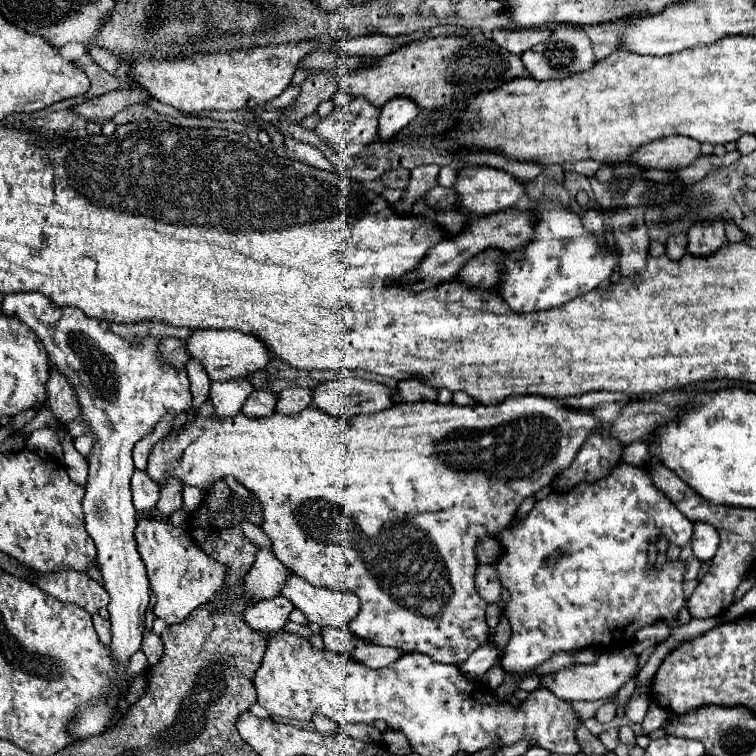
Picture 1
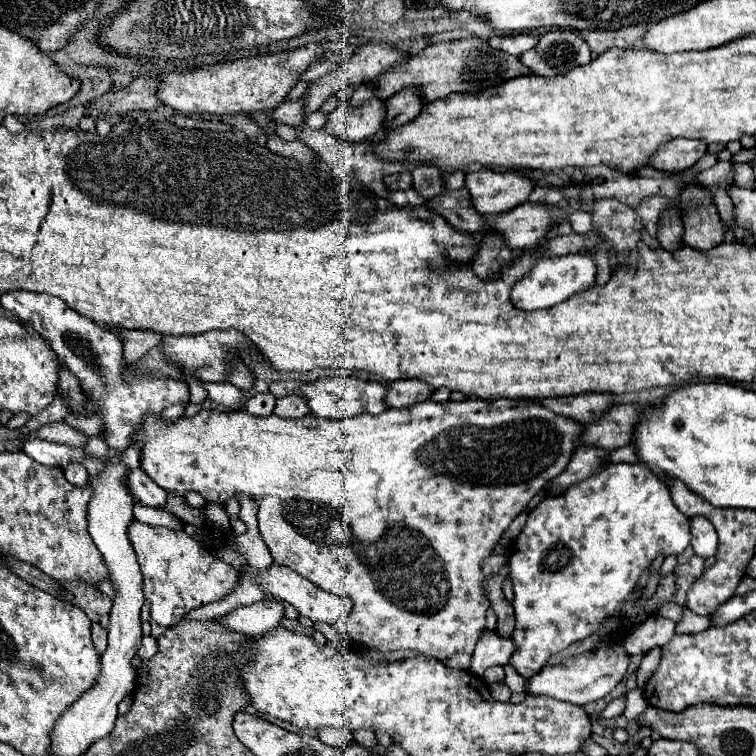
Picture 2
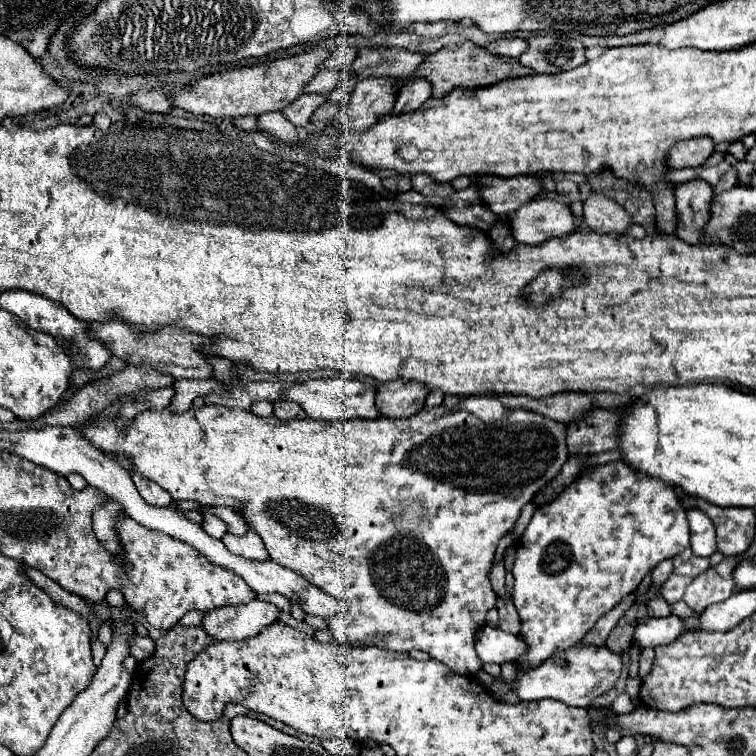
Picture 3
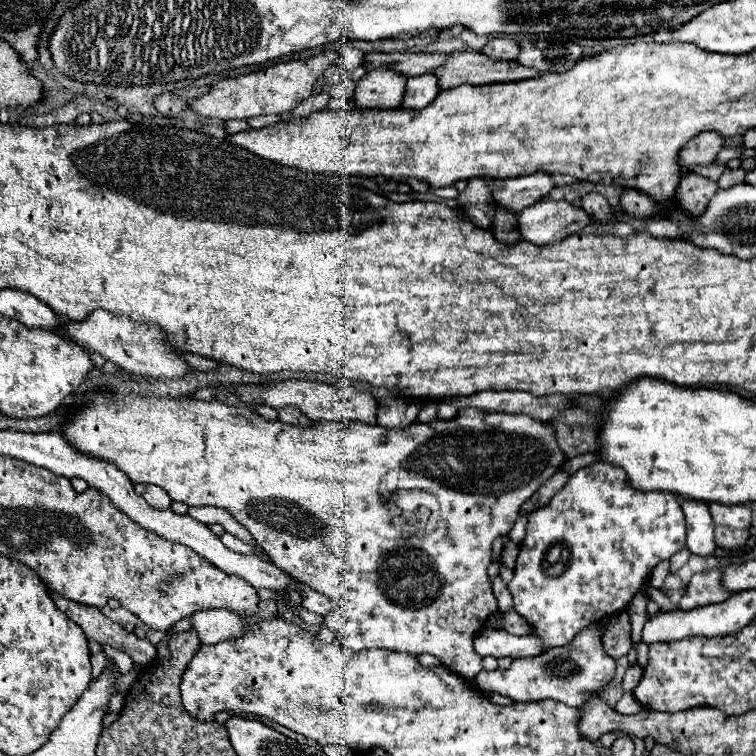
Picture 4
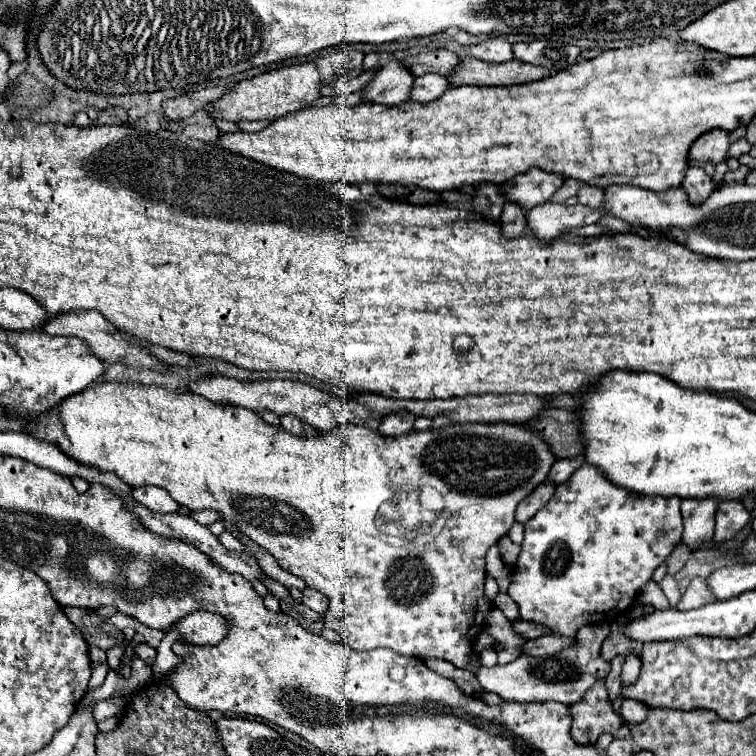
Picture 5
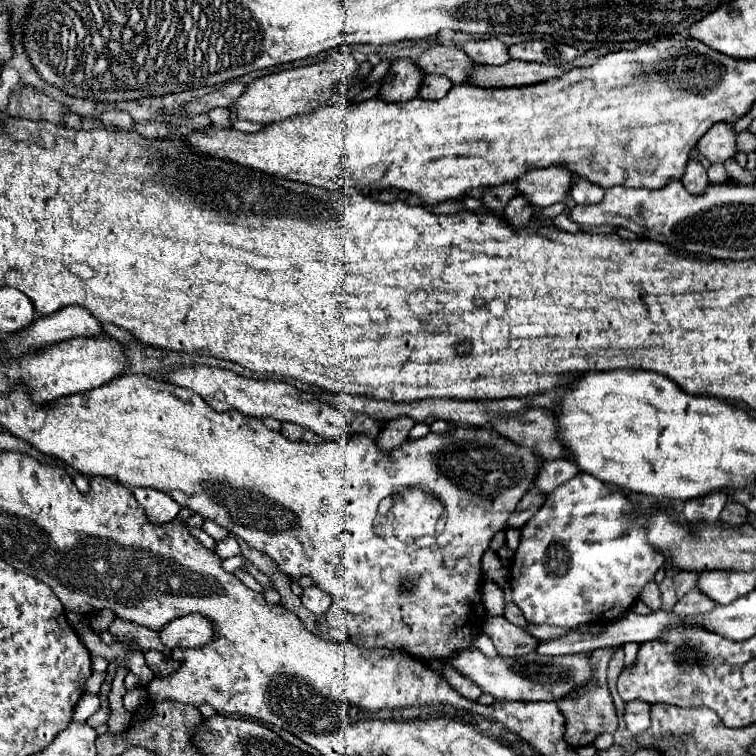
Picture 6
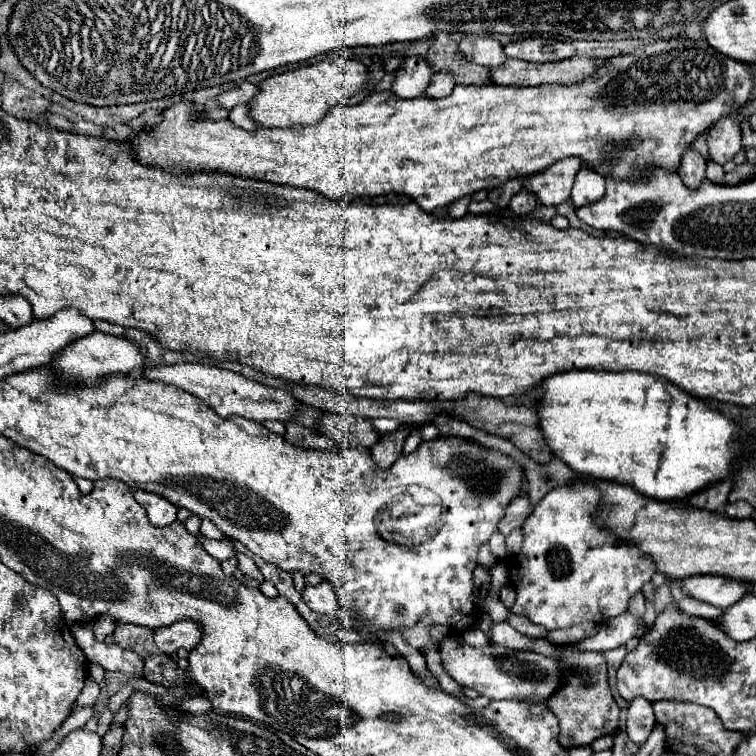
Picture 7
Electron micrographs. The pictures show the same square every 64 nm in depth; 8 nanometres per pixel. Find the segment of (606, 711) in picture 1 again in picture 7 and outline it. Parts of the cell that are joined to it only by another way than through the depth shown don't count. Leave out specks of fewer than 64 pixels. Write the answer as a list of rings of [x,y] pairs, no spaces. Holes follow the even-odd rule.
[[[636,698],[630,702],[630,710],[628,710],[628,736],[636,746],[644,746],[656,720],[654,720],[654,710],[652,710],[652,702]]]

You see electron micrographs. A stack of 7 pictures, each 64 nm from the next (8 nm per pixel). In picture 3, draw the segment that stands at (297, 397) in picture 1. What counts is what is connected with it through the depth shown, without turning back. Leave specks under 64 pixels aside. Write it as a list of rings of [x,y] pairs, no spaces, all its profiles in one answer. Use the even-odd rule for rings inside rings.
[[[280,400],[280,402],[274,402],[274,416],[288,422],[288,420],[304,420],[308,418],[306,412],[296,406],[294,402],[288,402],[288,400]]]

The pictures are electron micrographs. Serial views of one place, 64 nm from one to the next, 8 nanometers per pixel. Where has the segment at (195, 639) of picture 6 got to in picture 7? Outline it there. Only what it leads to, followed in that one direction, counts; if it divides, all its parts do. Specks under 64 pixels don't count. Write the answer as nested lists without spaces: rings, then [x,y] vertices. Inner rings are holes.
[[[176,622],[172,626],[162,626],[154,630],[154,642],[164,654],[174,654],[180,648],[192,650],[200,642],[200,626],[196,622]]]

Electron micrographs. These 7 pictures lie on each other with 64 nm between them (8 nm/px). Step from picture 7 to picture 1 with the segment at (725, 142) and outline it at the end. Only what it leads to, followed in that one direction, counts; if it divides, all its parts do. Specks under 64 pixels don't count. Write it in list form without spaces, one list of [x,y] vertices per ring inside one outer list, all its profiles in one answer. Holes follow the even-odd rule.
[[[668,136],[666,140],[654,140],[648,148],[642,148],[632,162],[642,168],[658,168],[666,172],[678,172],[690,166],[700,156],[700,142],[686,136]]]

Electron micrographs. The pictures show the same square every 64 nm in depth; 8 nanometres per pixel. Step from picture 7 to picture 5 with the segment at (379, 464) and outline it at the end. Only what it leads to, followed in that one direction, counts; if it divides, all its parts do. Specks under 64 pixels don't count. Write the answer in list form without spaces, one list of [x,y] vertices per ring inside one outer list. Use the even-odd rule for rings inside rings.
[[[400,410],[400,412],[392,412],[392,414],[384,416],[378,432],[384,438],[396,438],[396,436],[400,438],[400,436],[404,436],[404,434],[408,434],[412,430],[412,424],[414,424],[414,416]]]

